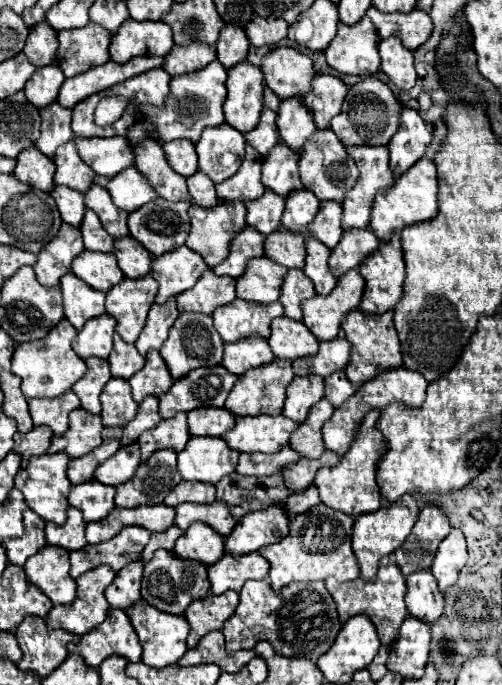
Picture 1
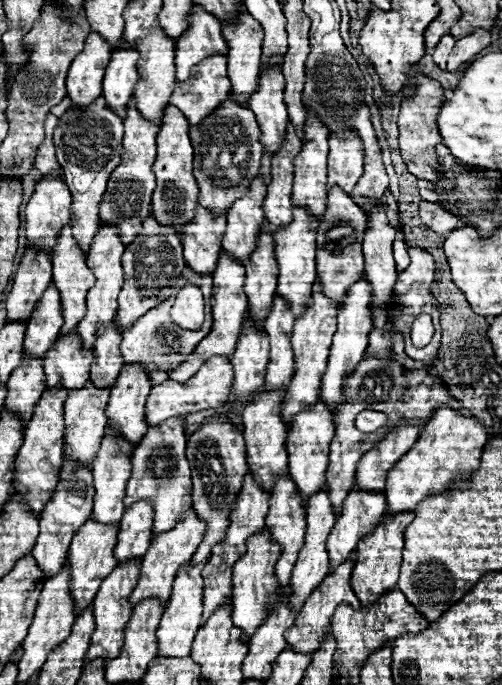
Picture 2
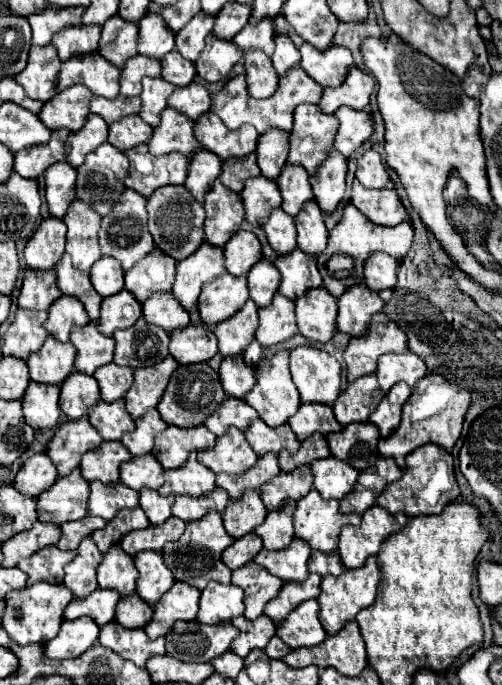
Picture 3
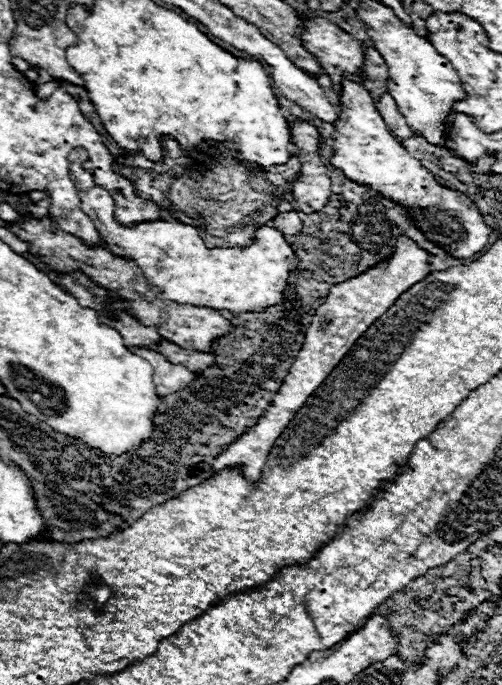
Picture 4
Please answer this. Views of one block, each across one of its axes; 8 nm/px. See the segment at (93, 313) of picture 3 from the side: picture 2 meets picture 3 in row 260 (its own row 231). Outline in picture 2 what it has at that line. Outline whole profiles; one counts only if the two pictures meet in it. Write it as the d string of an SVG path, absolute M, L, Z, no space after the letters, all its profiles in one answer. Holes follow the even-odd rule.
M68 222L60 232L58 240L52 248L52 266L54 266L54 284L60 290L62 296L62 312L64 312L64 326L62 334L68 334L84 316L86 312L86 292L94 286L94 274L86 266L86 254L78 246L78 242L72 238L72 222Z

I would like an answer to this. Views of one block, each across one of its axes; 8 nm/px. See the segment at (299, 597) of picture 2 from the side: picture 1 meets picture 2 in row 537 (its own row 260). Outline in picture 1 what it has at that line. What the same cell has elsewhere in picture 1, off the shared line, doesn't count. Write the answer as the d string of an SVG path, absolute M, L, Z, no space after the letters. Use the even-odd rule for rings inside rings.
M312 236L306 238L304 274L314 282L316 294L320 296L328 296L336 288L336 282L338 282L328 268L328 256L330 256L330 248L326 248L322 242L318 242Z

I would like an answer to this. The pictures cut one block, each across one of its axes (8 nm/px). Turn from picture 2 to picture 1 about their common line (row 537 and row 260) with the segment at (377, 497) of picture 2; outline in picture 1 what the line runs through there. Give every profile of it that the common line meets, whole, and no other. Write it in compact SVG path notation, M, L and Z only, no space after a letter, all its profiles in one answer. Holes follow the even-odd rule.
M348 230L344 232L340 244L330 254L330 270L336 278L348 270L358 270L358 266L378 248L378 238L372 230Z

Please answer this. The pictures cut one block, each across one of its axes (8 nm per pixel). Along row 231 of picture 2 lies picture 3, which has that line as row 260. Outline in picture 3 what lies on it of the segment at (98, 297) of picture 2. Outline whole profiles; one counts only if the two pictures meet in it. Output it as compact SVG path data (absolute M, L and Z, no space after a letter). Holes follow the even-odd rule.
M100 258L90 270L90 280L94 290L102 298L124 290L124 270L120 268L120 264L116 264L116 260Z

